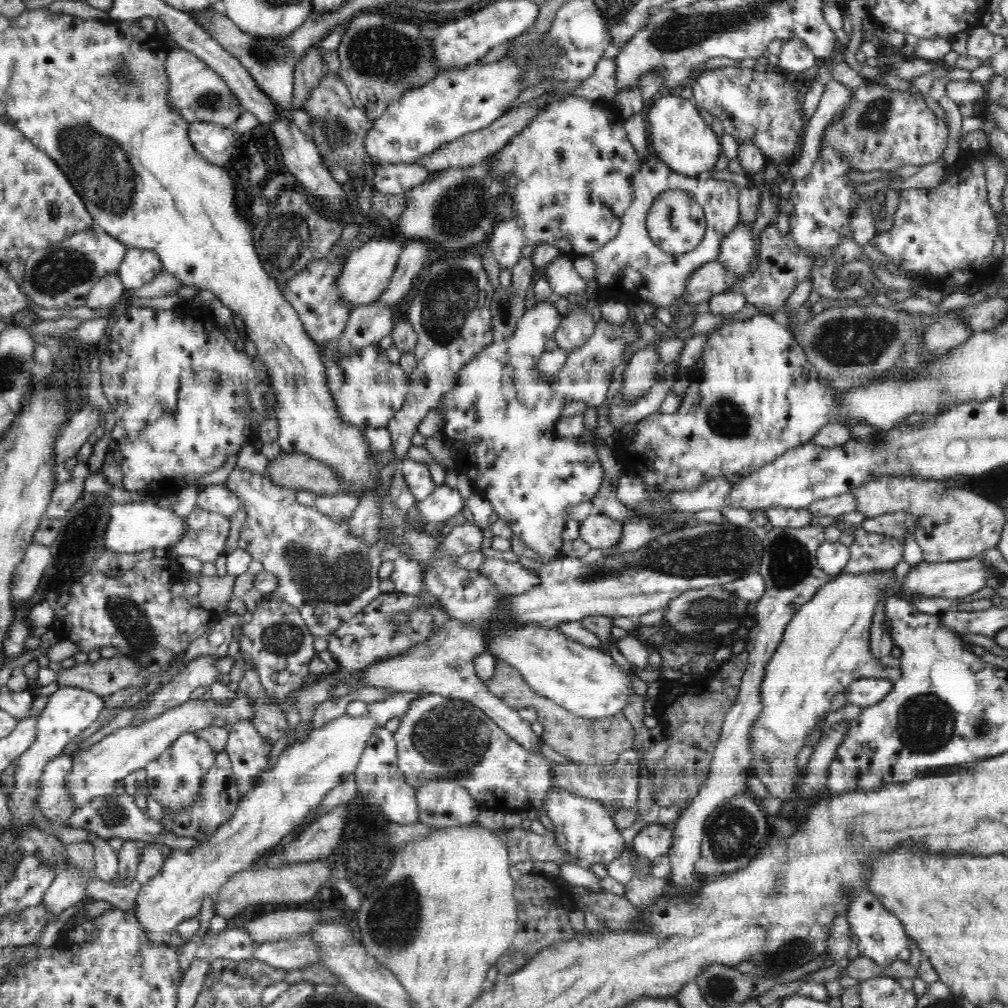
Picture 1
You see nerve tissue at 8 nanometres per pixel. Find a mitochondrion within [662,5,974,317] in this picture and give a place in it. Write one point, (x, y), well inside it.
(874, 118)

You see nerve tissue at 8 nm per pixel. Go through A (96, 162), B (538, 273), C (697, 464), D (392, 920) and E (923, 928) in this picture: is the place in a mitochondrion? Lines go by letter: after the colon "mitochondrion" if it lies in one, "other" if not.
A: mitochondrion
B: other
C: other
D: mitochondrion
E: other

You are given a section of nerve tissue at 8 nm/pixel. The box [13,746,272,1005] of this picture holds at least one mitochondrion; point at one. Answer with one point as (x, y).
(113, 812)

